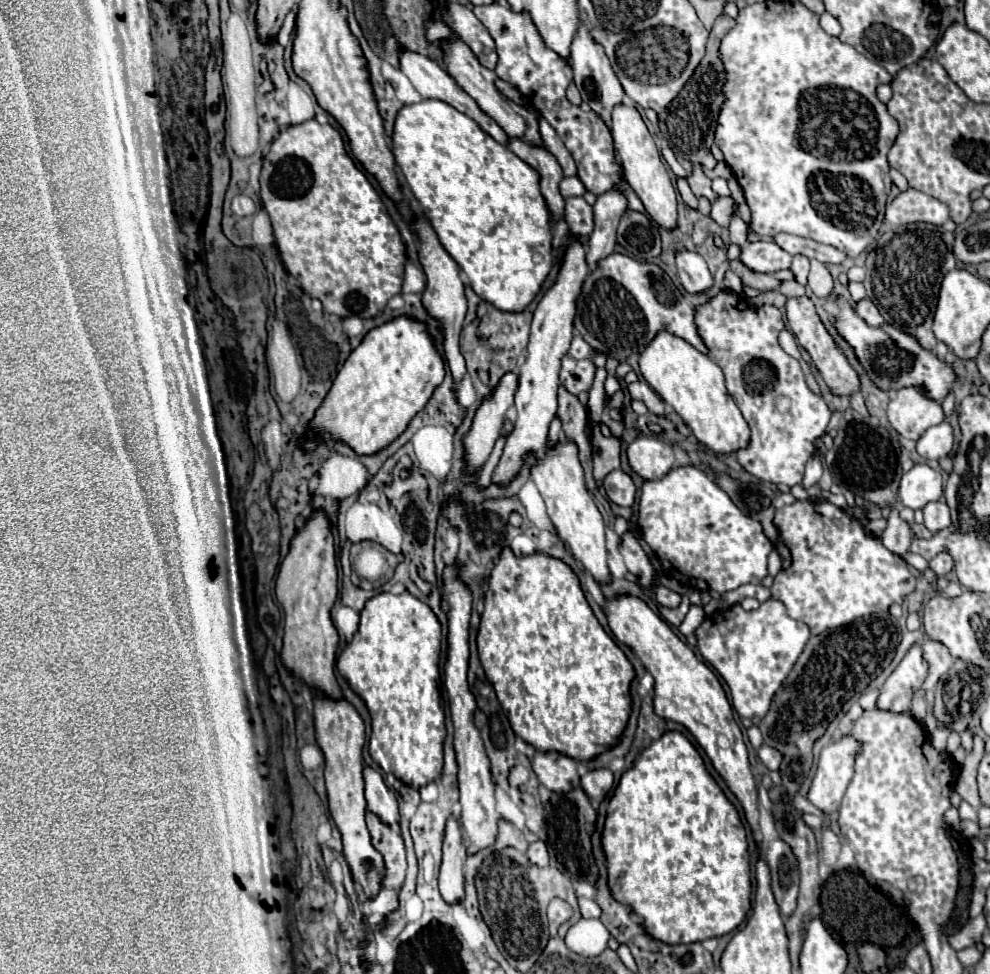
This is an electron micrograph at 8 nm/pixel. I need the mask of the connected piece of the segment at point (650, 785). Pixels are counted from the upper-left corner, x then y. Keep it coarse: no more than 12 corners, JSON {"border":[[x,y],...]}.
{"border":[[666,732],[608,804],[612,896],[692,944],[750,910],[746,828]]}

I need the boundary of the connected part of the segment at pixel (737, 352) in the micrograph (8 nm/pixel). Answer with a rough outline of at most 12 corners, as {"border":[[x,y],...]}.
{"border":[[720,290],[694,314],[750,426],[760,480],[802,482],[832,412],[780,348],[776,306]]}

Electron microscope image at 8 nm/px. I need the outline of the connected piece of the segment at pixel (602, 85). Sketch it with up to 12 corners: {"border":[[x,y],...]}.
{"border":[[584,22],[570,60],[582,100],[610,126],[624,90]]}

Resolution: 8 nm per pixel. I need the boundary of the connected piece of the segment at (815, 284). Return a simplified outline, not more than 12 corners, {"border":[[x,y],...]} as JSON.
{"border":[[812,260],[808,286],[820,298],[832,294],[826,264]]}

